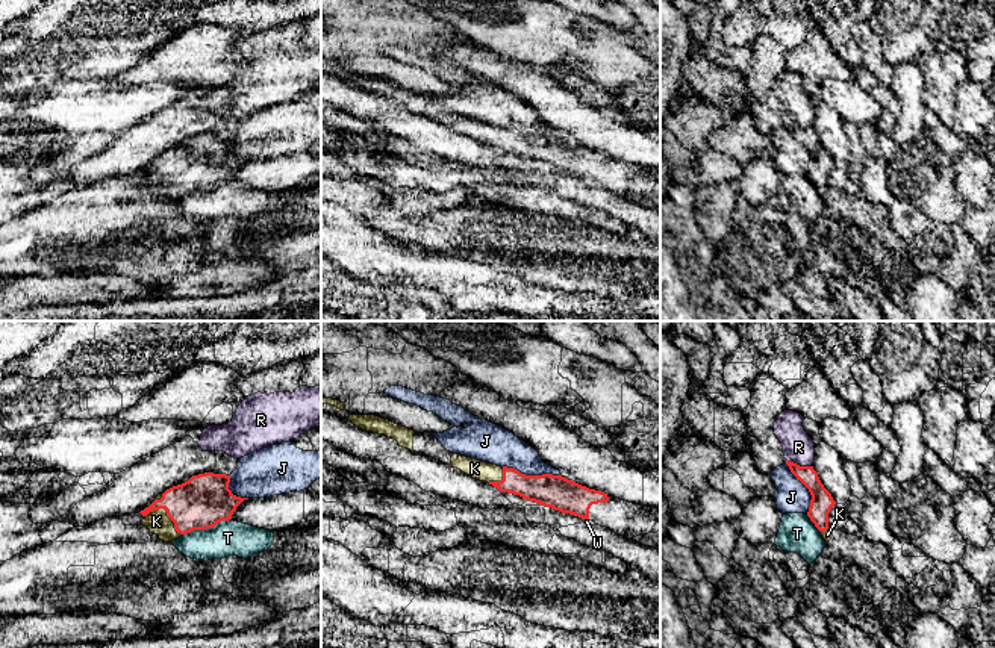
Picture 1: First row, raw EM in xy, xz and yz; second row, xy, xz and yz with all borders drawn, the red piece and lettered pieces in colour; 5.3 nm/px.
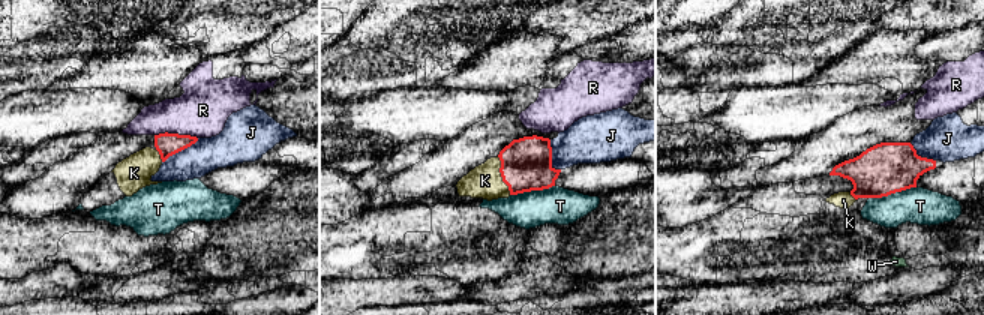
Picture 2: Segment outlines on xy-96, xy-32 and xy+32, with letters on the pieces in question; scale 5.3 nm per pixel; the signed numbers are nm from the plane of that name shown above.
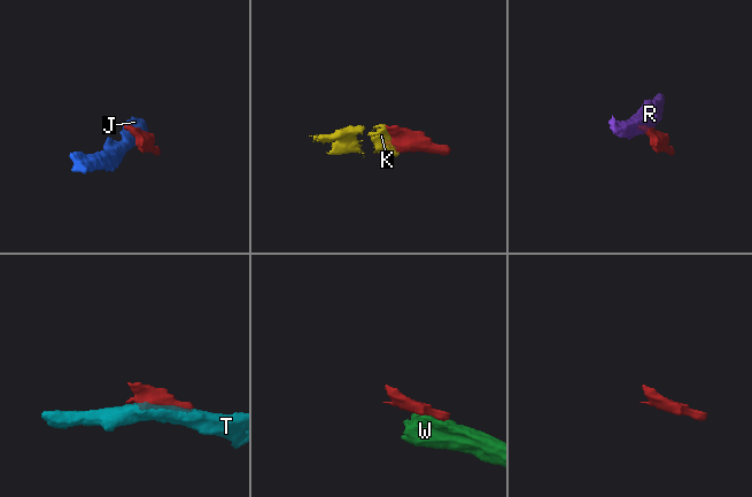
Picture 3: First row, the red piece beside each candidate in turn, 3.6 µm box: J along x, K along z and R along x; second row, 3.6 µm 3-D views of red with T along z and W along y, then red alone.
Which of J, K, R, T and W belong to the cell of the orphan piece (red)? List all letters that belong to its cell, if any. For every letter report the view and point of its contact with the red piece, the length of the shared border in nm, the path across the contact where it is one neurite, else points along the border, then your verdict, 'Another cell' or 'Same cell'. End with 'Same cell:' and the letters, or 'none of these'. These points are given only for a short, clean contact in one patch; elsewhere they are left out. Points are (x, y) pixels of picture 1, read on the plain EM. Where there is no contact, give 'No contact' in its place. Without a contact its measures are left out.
J: Touches red at xz (532, 137). Shared border 320 nm. Another cell
K: Touches red at xy (167, 174). Shared border 220 nm. Same cell
R: Touches red at yz (798, 126). Shared border 140 nm. Boundary: yz (786, 120), (810, 127). Another cell
T: Touches red at xy (206, 188). Shared border 280 nm. Another cell
W: Touches red at xz (586, 179). Shared border 30 nm. Boundary: xz (583, 179), (588, 180). Another cell
Same cell: K

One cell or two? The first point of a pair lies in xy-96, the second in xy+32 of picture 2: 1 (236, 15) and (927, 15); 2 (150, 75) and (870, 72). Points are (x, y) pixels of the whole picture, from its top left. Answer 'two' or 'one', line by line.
1: one
2: one

